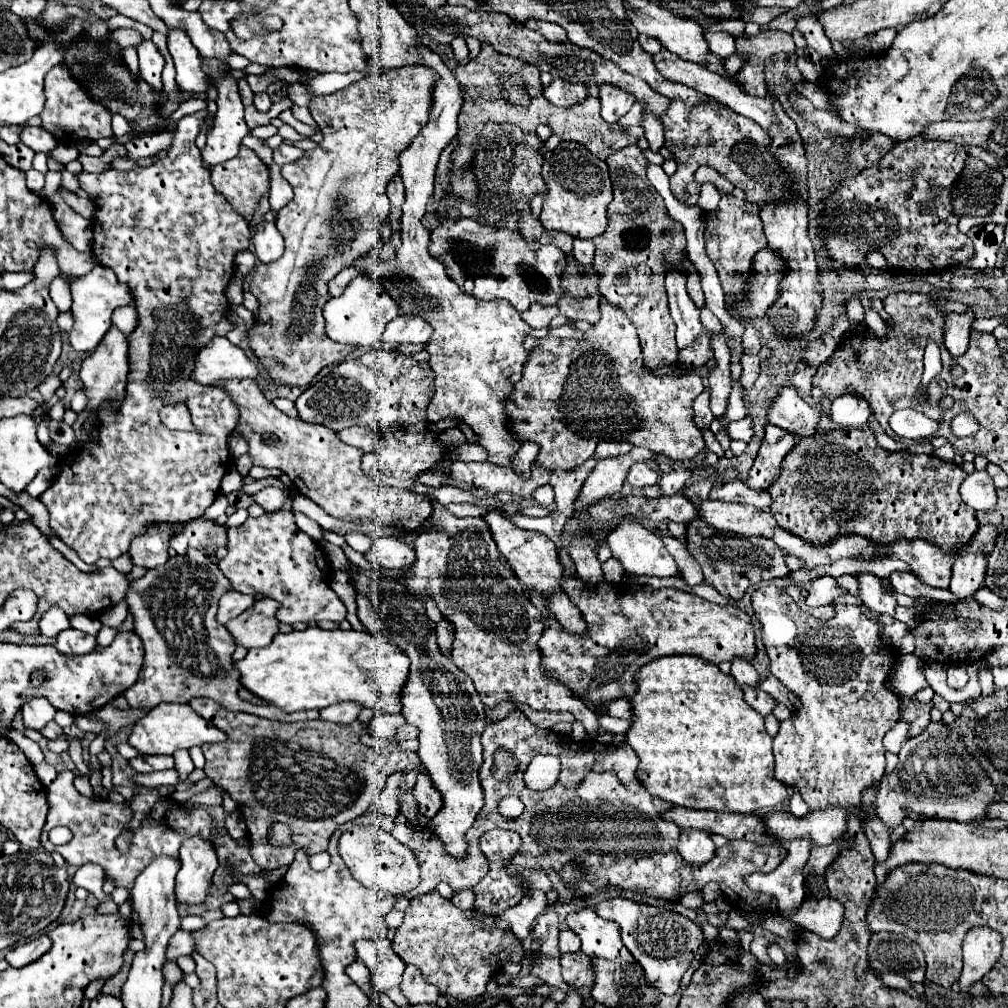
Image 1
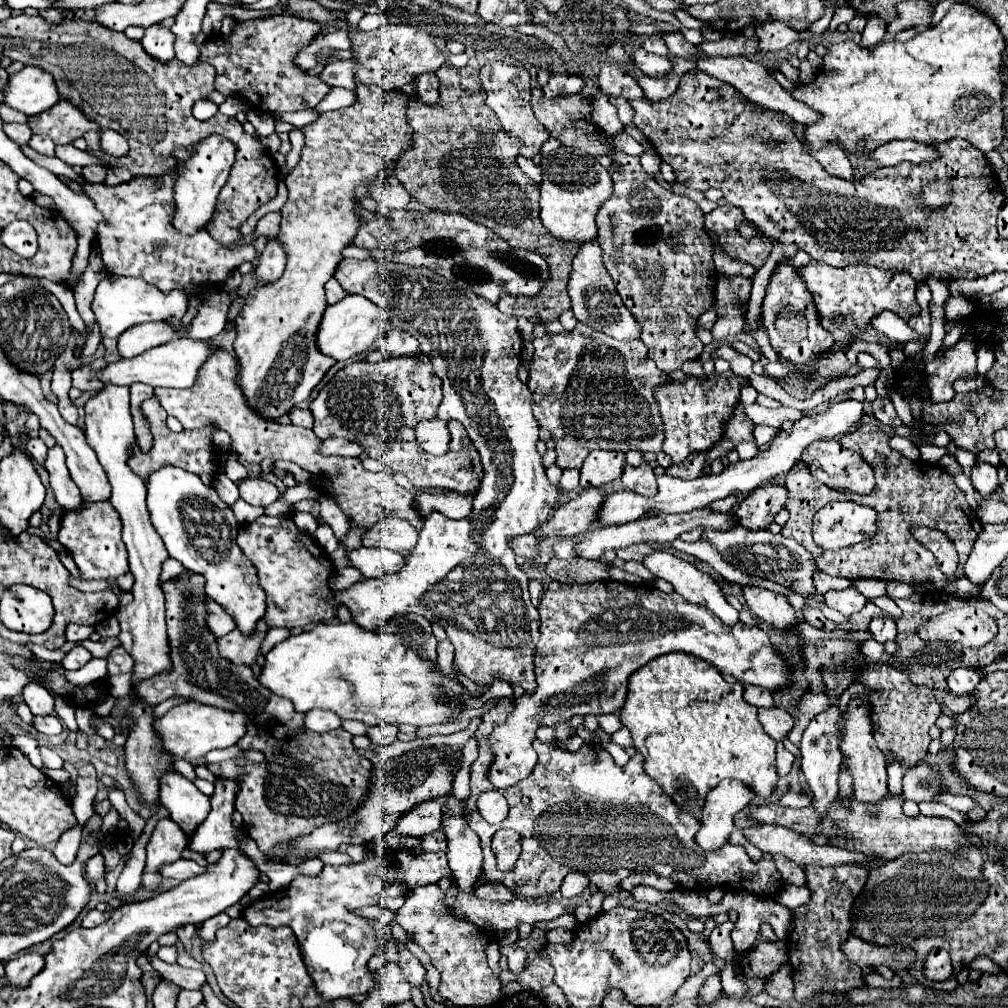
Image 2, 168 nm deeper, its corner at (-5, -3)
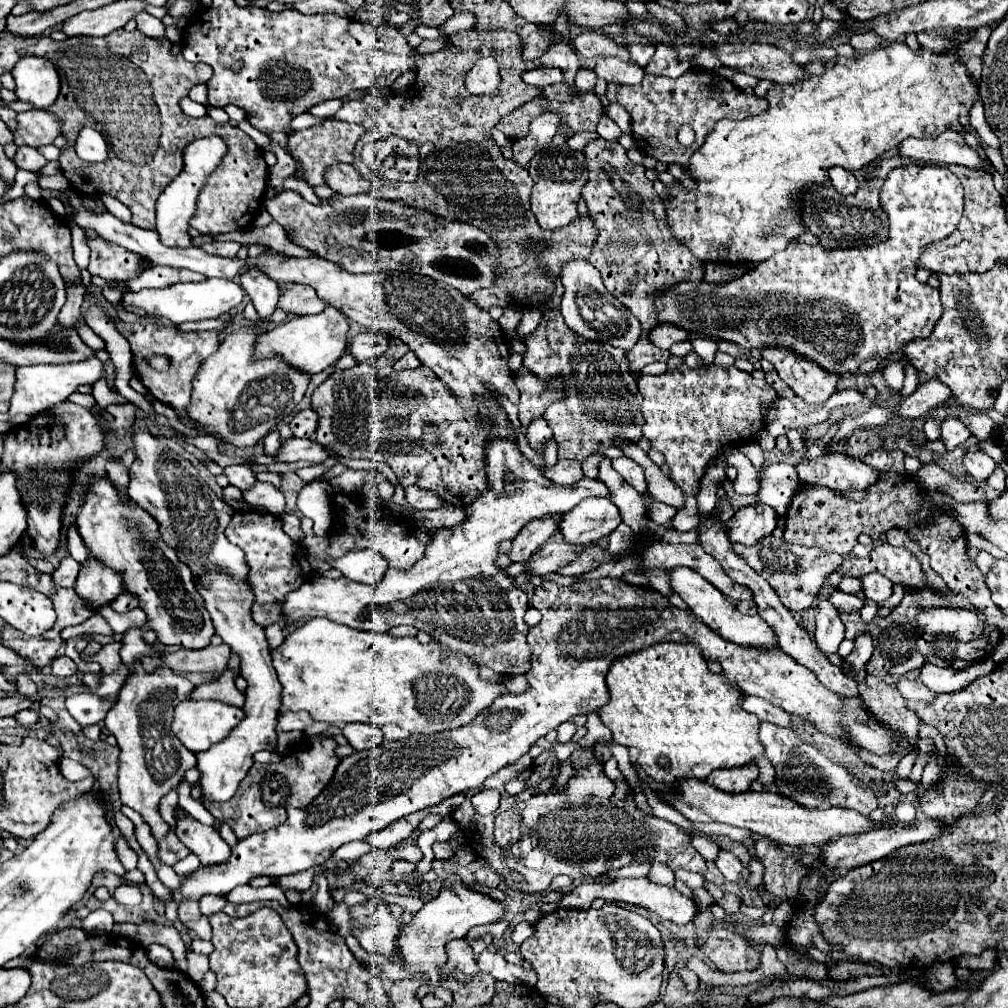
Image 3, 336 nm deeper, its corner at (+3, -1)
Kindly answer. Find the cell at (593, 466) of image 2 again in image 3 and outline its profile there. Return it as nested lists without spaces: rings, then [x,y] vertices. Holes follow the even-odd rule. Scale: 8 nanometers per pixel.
[[[559,460],[549,472],[545,472],[547,478],[551,478],[557,484],[573,484],[577,480],[583,478],[583,470],[581,464],[575,460]]]

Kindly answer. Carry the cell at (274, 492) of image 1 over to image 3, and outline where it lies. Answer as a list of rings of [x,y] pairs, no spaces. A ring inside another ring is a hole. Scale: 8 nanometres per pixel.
[[[247,464],[229,466],[229,468],[225,468],[225,474],[227,474],[229,482],[231,482],[235,488],[239,488],[241,492],[247,492],[247,490],[249,490],[251,486],[255,486],[255,482],[257,482],[255,472],[253,472],[251,466],[247,466]]]

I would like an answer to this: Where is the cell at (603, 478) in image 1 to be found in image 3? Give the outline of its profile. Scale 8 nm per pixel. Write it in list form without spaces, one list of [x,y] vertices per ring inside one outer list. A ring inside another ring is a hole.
[[[547,514],[545,518],[531,520],[519,532],[519,538],[513,540],[513,548],[509,552],[511,560],[513,562],[529,560],[529,556],[537,552],[539,546],[543,546],[543,542],[547,542],[551,536],[559,532],[559,522],[561,522],[561,514]]]

